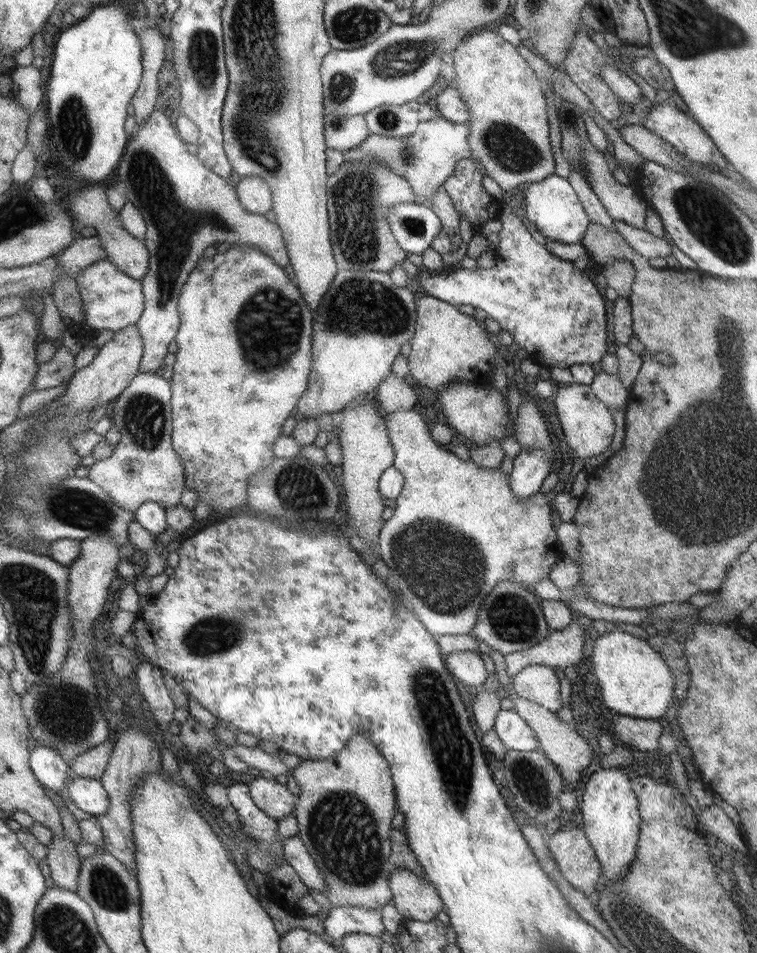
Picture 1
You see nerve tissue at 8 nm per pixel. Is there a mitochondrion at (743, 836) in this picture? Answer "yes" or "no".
no

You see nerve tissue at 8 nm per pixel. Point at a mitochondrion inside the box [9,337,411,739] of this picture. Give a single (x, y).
(78, 508)

